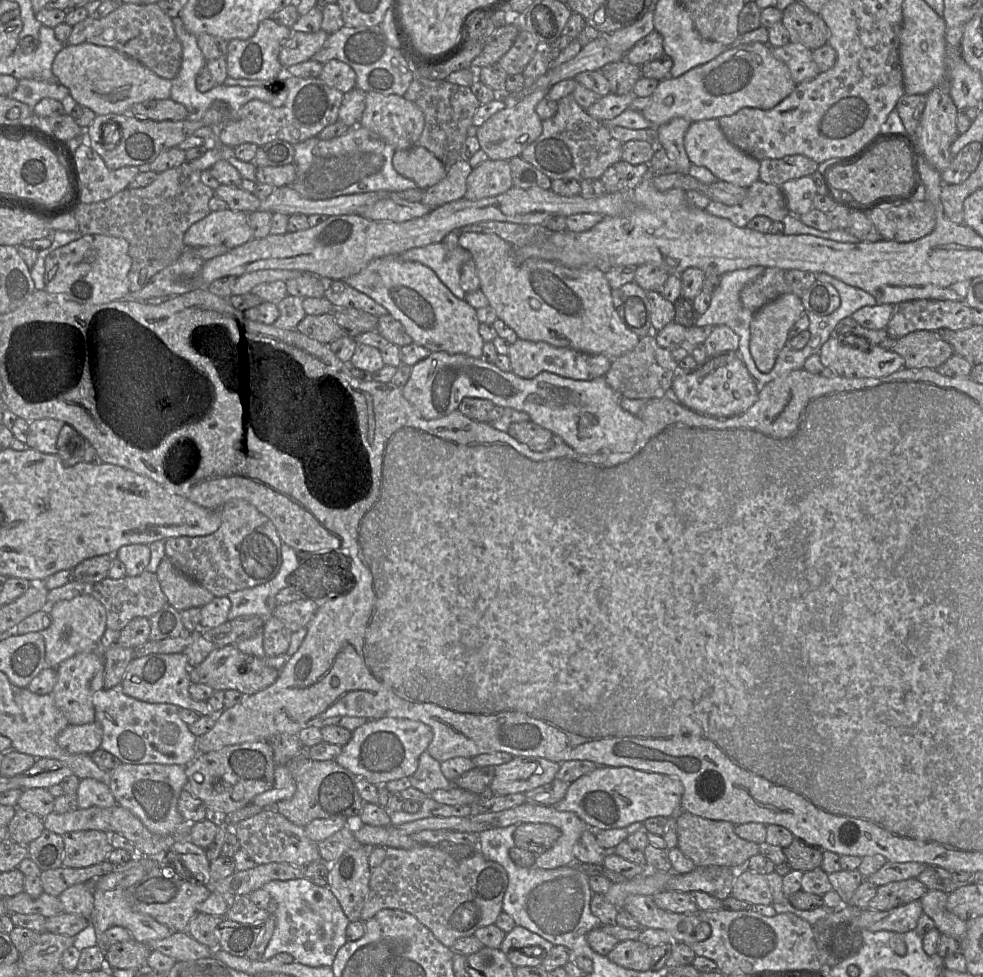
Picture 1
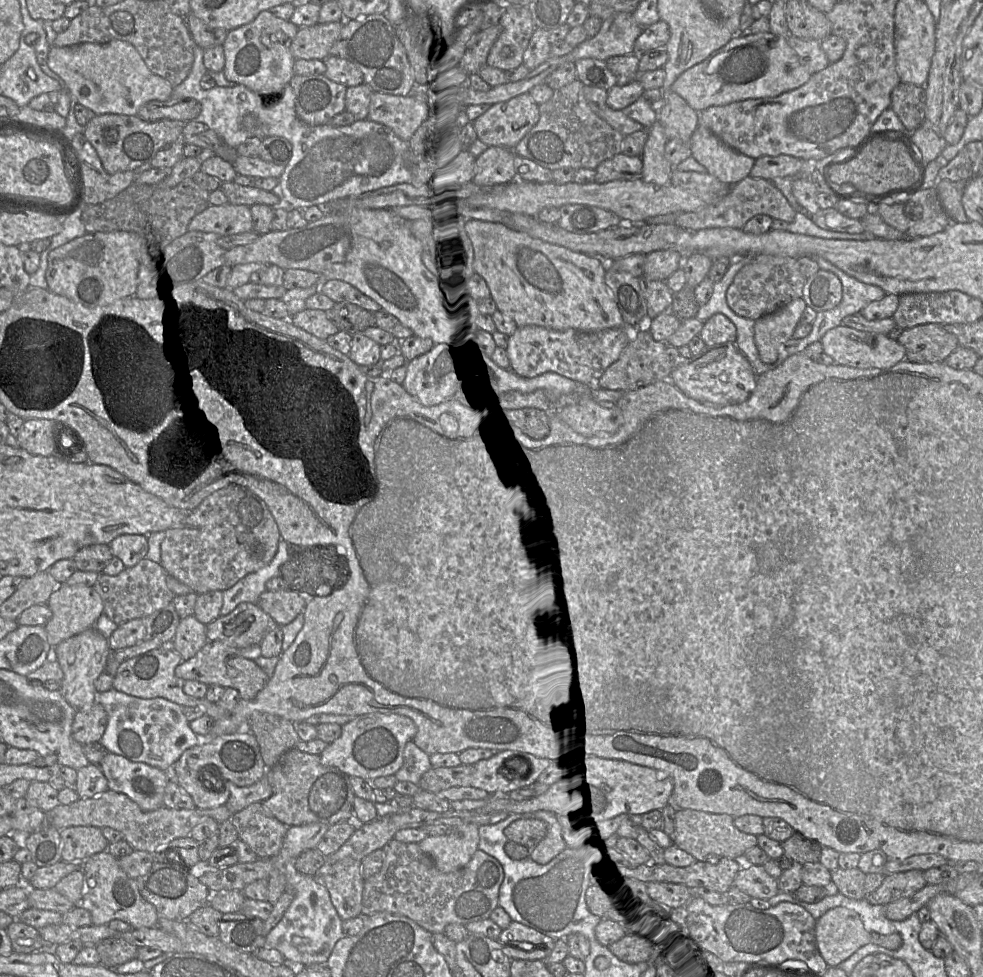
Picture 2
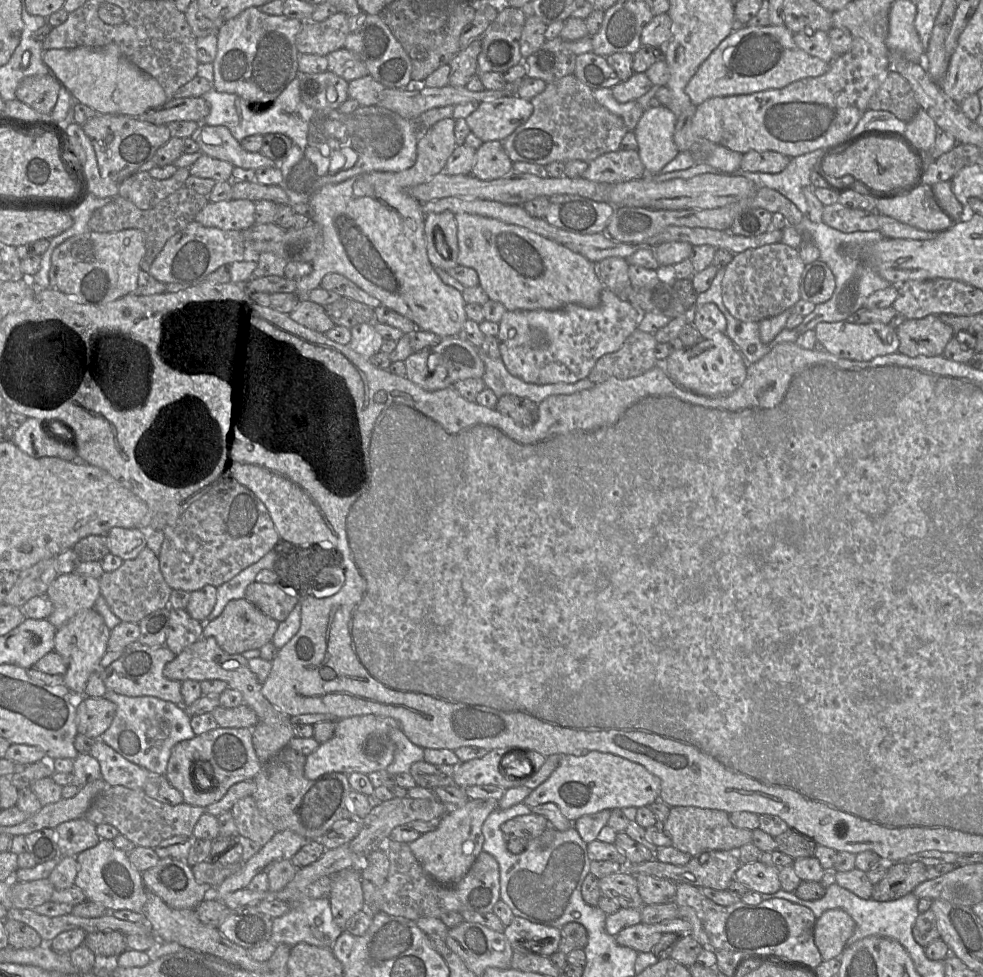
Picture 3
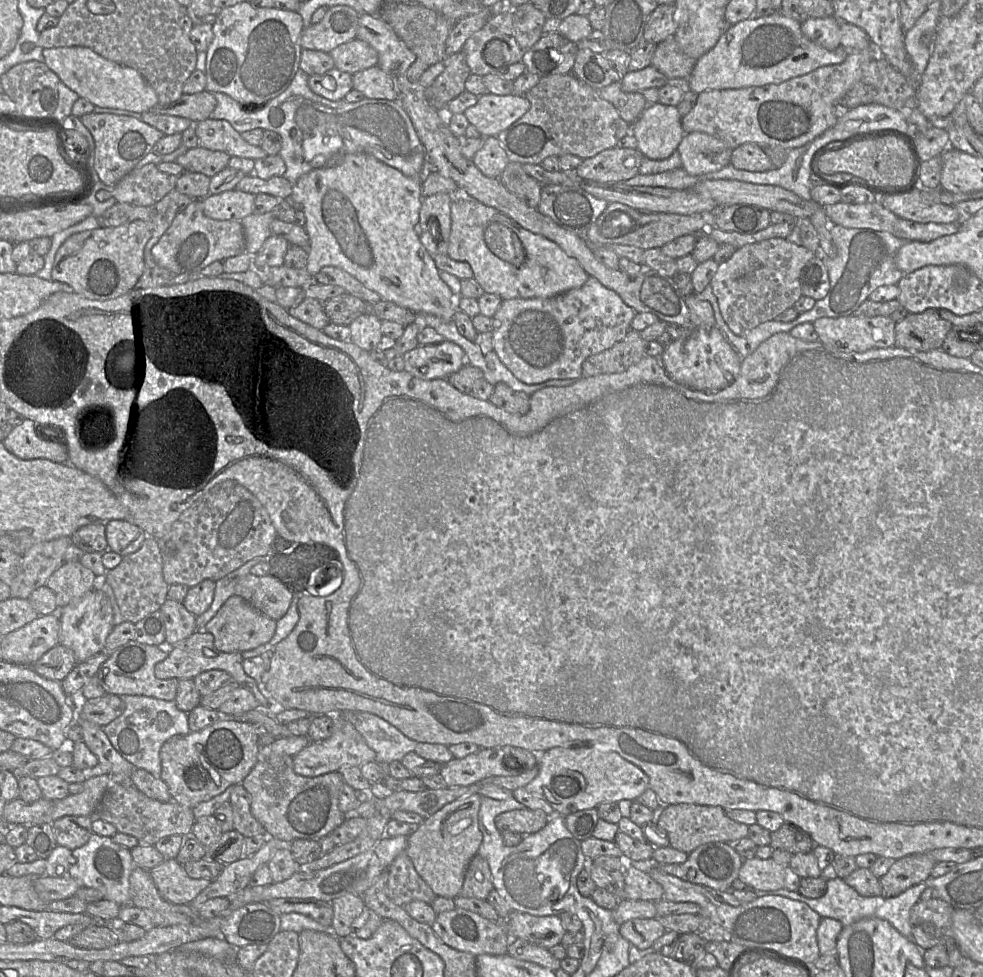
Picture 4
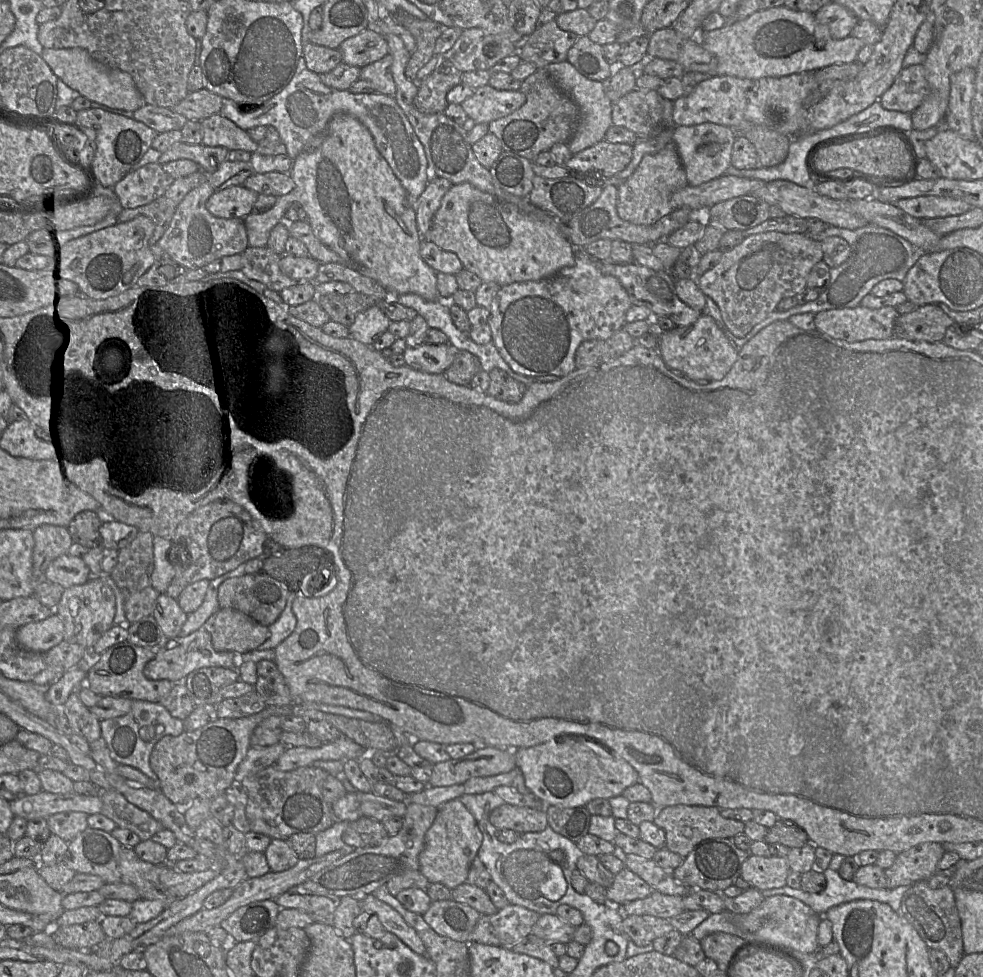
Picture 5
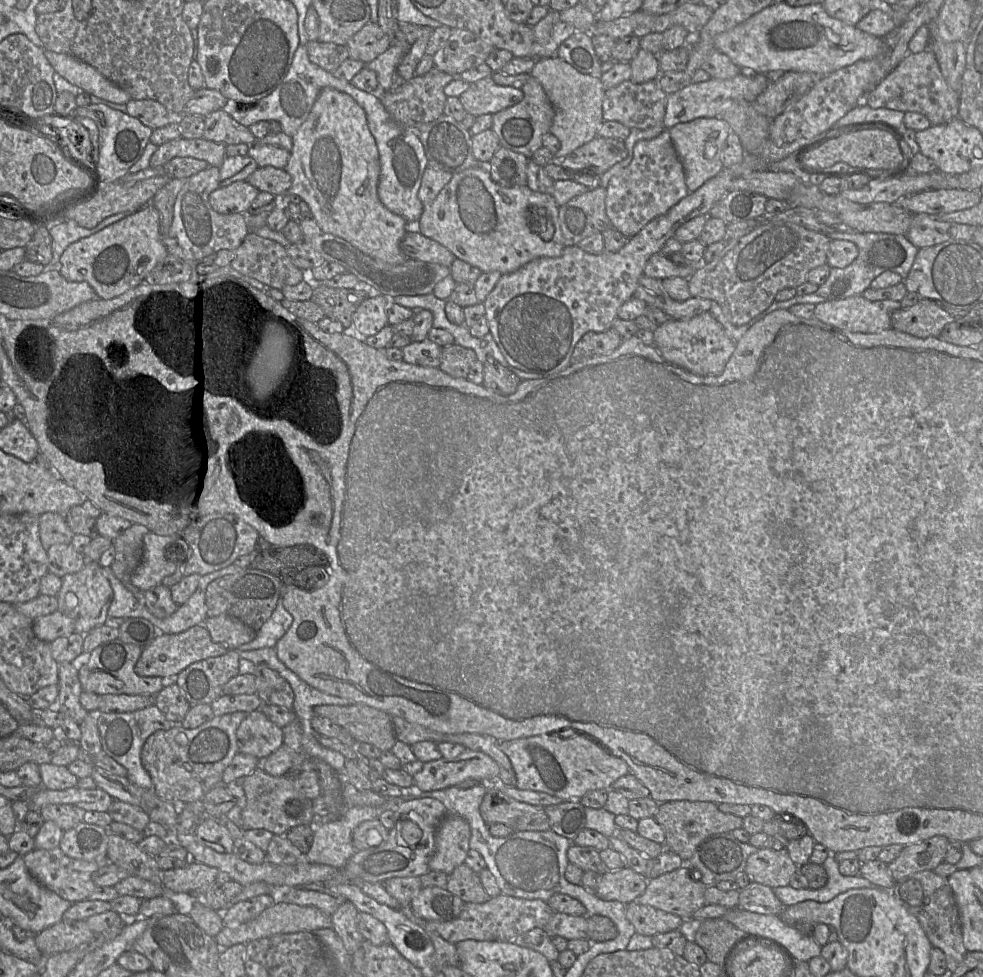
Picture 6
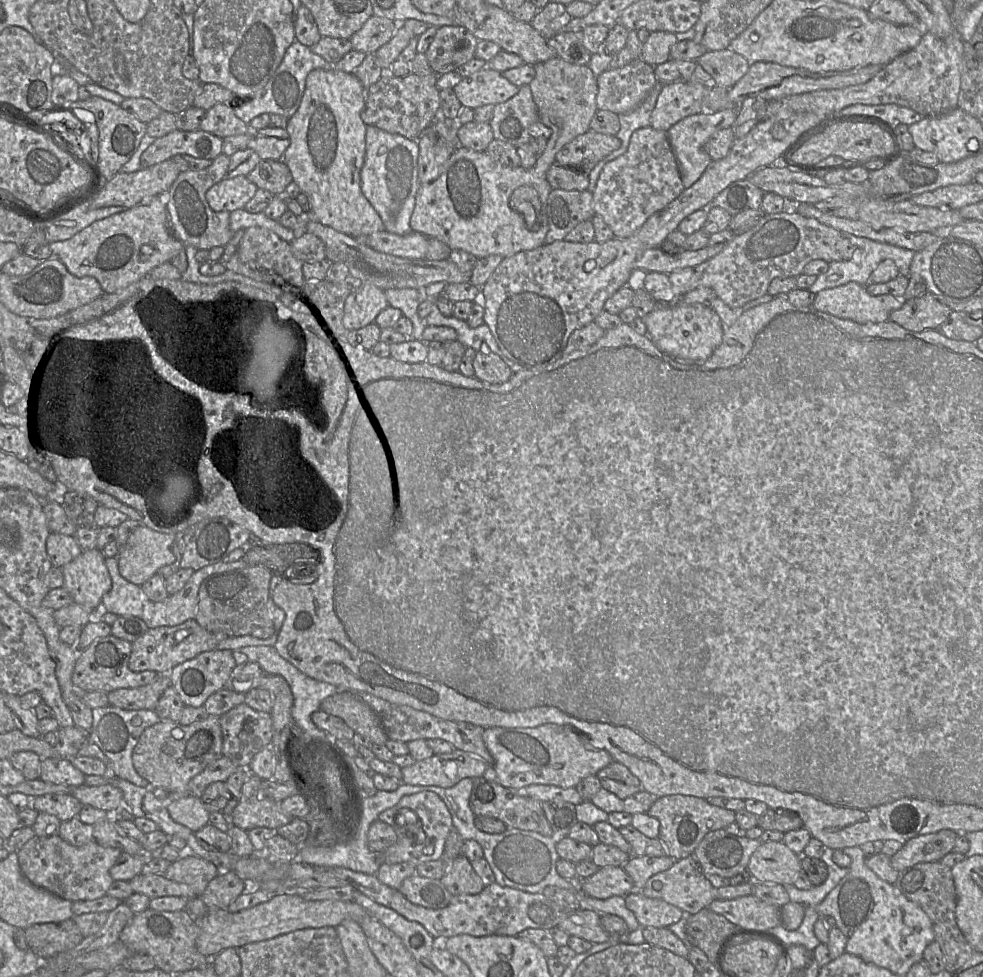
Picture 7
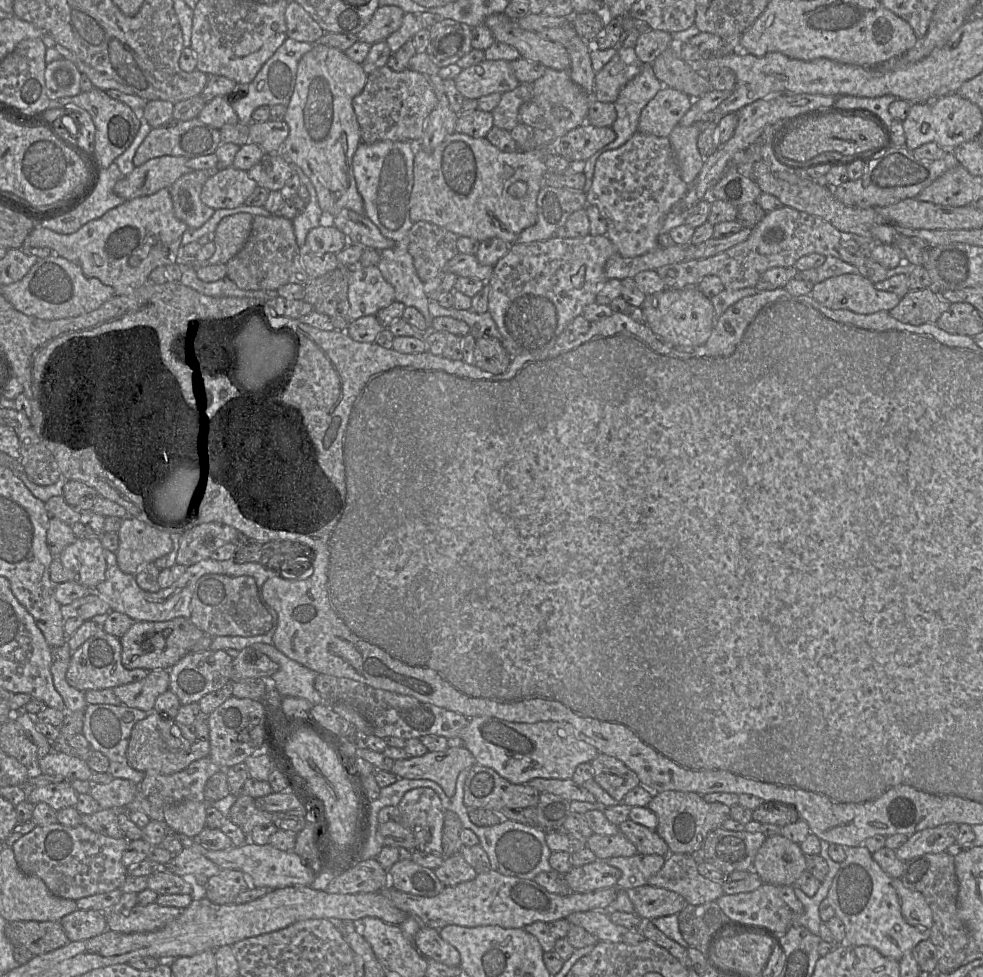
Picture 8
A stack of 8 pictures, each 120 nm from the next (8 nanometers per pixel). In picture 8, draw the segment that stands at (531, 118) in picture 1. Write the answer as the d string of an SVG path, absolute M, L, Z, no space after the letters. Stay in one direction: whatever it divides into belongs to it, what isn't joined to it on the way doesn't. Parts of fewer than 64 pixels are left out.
M487 59L462 70L454 81L466 99L476 100L492 93L512 91L520 84L510 62Z

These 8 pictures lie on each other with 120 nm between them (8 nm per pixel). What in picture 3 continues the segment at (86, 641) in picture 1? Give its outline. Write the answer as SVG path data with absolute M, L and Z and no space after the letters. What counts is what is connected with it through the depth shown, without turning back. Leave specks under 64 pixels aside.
M76 572L59 574L46 593L53 603L53 611L47 619L56 629L79 611L94 608L101 594L98 579Z

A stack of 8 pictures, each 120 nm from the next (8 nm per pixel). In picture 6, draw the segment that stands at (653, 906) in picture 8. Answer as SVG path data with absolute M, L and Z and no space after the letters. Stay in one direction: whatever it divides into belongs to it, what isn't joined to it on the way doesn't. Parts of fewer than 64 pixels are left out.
M631 902L626 905L626 917L636 933L645 936L679 930L683 919L652 906Z

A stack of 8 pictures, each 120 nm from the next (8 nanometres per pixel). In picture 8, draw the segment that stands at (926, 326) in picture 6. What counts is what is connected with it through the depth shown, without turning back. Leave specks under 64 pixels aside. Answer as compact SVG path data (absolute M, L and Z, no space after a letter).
M934 288L910 290L889 312L896 320L917 326L936 323L950 304Z

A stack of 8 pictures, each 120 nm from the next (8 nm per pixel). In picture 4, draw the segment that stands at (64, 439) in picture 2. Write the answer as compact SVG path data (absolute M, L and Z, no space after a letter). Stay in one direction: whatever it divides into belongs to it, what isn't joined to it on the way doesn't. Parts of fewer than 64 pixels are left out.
M25 418L21 424L13 426L4 438L4 446L23 460L48 459L55 463L67 463L68 452L60 433L56 438L49 438L46 432L39 431L37 435L35 428L35 422Z

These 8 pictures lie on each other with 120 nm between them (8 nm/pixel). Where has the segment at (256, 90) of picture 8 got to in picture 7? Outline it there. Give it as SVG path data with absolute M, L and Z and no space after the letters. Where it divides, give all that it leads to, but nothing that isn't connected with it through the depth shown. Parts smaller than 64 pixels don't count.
M296 39L286 50L275 75L266 86L250 98L247 103L237 106L234 112L246 124L263 113L280 114L289 119L299 108L308 74L314 69L336 70L334 65L313 53L310 47L303 45Z

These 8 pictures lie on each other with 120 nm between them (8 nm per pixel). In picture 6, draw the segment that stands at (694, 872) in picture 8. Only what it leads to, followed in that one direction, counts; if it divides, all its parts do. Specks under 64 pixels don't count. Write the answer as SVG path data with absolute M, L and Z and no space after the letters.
M687 864L668 873L664 873L656 878L649 879L645 892L634 899L637 904L652 906L681 917L683 920L691 919L692 915L705 905L706 886L691 877L691 869Z

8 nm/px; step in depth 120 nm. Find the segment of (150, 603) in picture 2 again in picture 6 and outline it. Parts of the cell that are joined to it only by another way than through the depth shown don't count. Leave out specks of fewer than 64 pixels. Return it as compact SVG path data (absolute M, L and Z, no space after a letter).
M131 524L114 540L115 557L111 564L114 575L129 589L141 603L144 603L144 591L131 583L131 575L141 562L143 538L149 530L141 524Z

